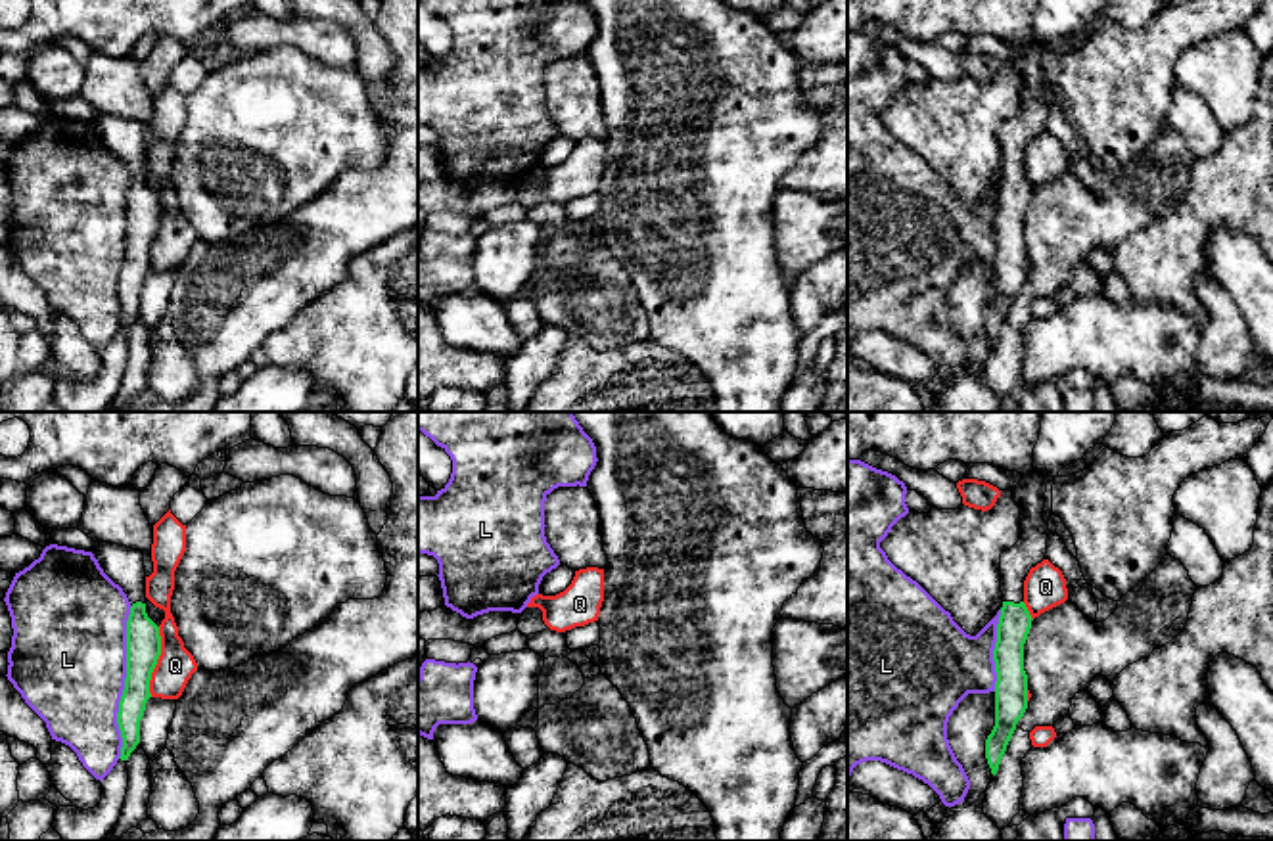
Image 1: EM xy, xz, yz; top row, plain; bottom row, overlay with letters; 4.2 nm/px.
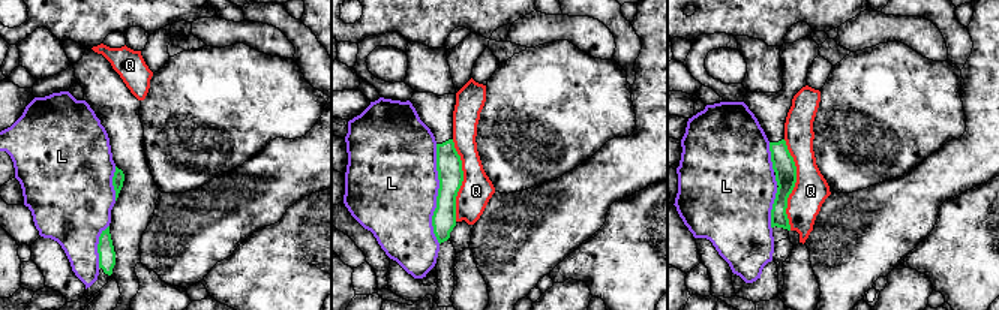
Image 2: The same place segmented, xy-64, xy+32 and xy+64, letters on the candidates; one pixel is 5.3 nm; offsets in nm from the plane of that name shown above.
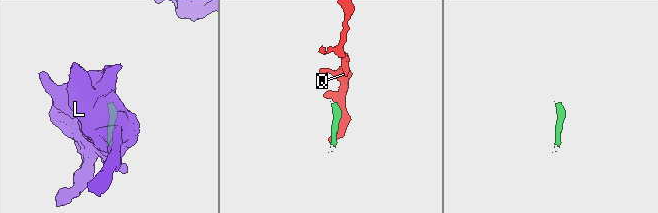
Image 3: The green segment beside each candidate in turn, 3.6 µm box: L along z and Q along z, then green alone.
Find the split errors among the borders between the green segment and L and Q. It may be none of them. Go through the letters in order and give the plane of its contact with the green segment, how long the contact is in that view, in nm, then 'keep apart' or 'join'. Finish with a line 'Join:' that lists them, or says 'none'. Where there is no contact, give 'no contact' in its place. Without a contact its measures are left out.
L: contact in xy; length 650 nm; keep apart
Q: contact in xy; length 300 nm; keep apart
Join: none

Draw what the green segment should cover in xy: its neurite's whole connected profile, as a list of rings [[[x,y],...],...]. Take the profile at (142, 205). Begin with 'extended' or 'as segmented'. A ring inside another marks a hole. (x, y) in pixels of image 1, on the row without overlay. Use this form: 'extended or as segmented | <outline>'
extended | [[[96,113],[92,125],[132,176],[127,192],[127,249],[117,284],[123,308],[119,330],[127,331],[140,314],[140,291],[151,268],[150,251],[161,226],[161,207],[146,184],[144,125],[111,113]]]

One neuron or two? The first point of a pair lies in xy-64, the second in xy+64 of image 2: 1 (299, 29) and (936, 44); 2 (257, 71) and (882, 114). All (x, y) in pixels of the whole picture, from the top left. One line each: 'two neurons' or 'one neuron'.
1: two neurons
2: one neuron

